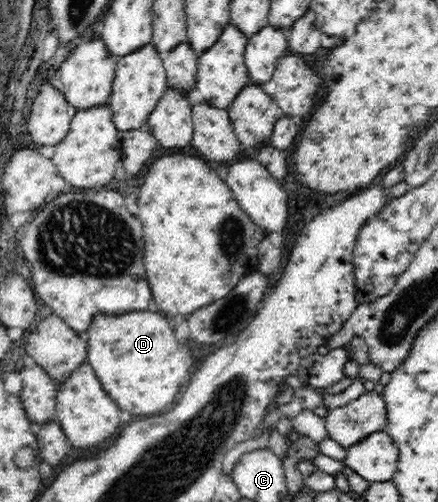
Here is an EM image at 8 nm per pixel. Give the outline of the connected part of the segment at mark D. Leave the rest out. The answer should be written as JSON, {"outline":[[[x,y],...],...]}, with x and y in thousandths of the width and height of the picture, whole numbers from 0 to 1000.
{"outline":[[[301,620],[269,629],[226,622],[210,631],[210,641],[196,661],[201,661],[201,669],[192,667],[192,673],[199,681],[199,715],[228,755],[233,771],[251,789],[260,789],[269,809],[279,809],[306,825],[365,821],[384,801],[393,801],[402,793],[411,769],[432,759],[429,749],[438,737],[438,721],[443,721],[438,705],[434,705],[434,689],[402,677],[388,641],[365,622]]]}

